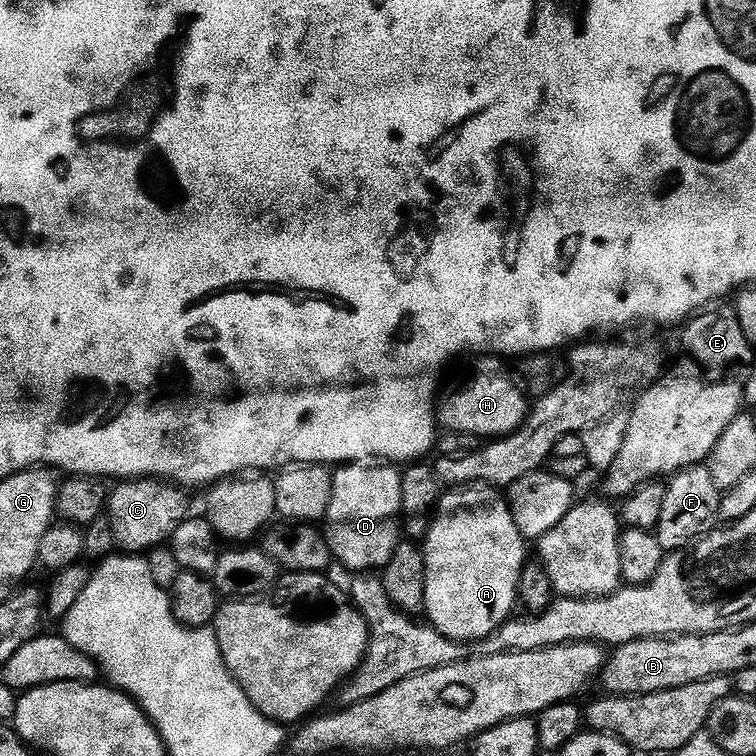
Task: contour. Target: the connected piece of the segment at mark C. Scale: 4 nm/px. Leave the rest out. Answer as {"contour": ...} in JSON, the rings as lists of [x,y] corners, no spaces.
{"contour":[[[141,478],[120,482],[111,489],[106,505],[106,515],[114,530],[116,548],[124,554],[147,554],[153,548],[167,545],[174,530],[189,519],[188,500],[183,491],[171,482],[155,478]]]}

